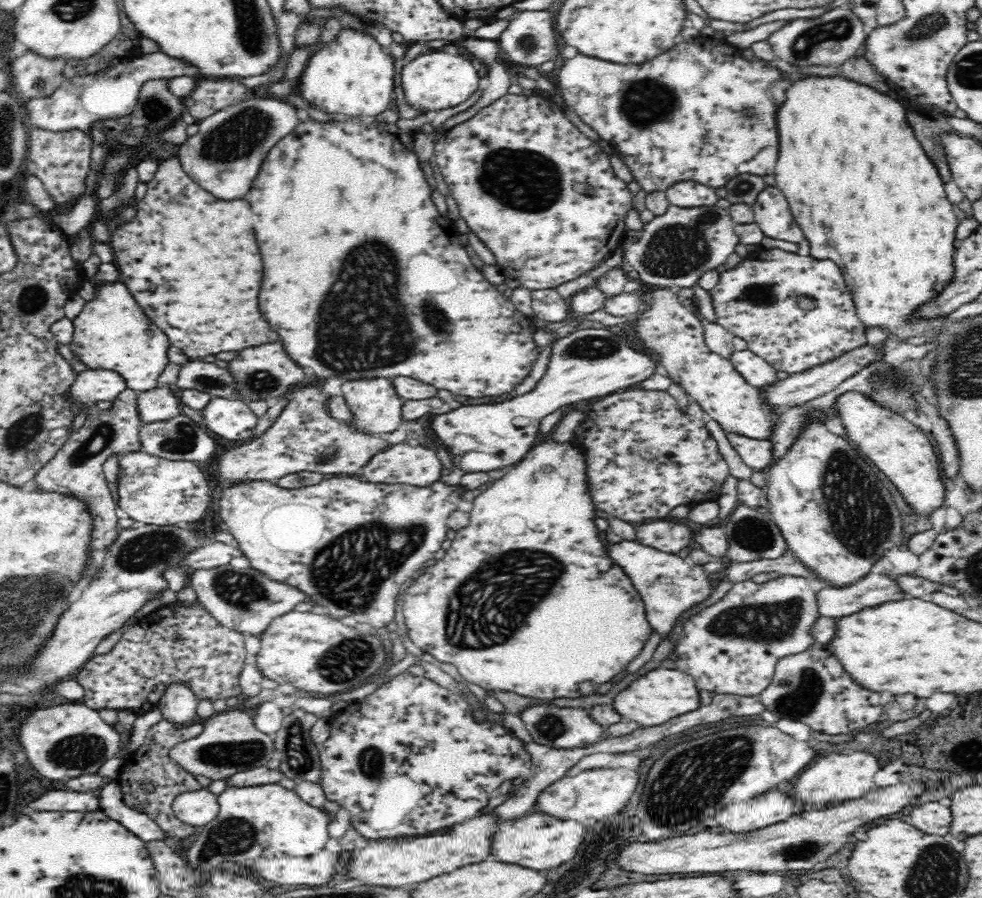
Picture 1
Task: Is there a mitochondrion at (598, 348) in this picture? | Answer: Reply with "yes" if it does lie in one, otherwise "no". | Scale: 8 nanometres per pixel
yes

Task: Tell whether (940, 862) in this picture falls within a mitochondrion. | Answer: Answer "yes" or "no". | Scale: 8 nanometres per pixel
yes

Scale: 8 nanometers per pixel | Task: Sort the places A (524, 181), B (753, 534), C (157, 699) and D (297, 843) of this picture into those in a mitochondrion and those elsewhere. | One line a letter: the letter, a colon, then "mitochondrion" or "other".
A: mitochondrion
B: mitochondrion
C: other
D: other

